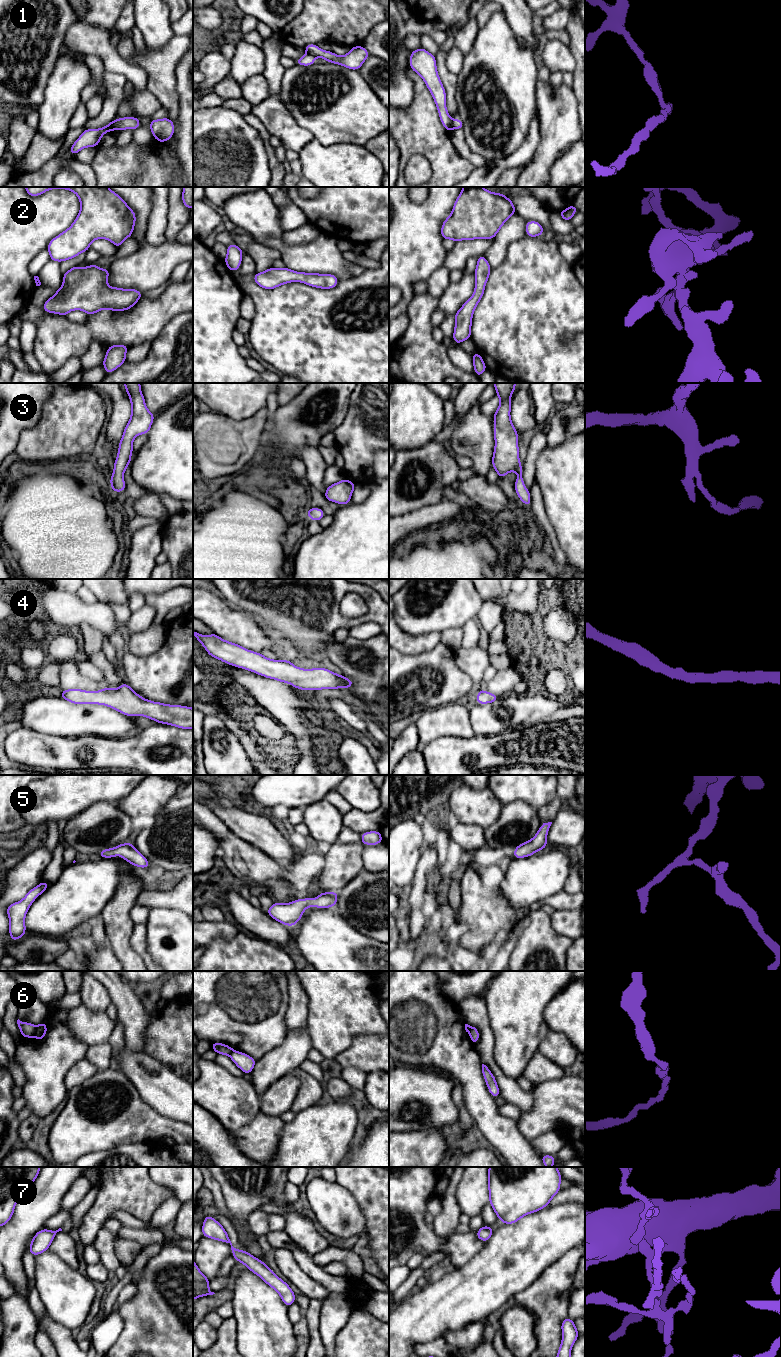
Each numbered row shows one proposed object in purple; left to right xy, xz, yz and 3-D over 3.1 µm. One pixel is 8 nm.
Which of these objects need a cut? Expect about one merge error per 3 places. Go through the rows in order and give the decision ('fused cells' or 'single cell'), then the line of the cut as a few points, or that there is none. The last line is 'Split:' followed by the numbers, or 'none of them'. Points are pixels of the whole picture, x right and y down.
1: fused cells; cut xy (113, 120), (114, 129)
2: single cell; cut none
3: single cell; cut none
4: single cell; cut none
5: single cell; cut none
6: fused cells; cut xy (37, 1026), (32, 1035)
7: single cell; cut none
Split: 1, 6

